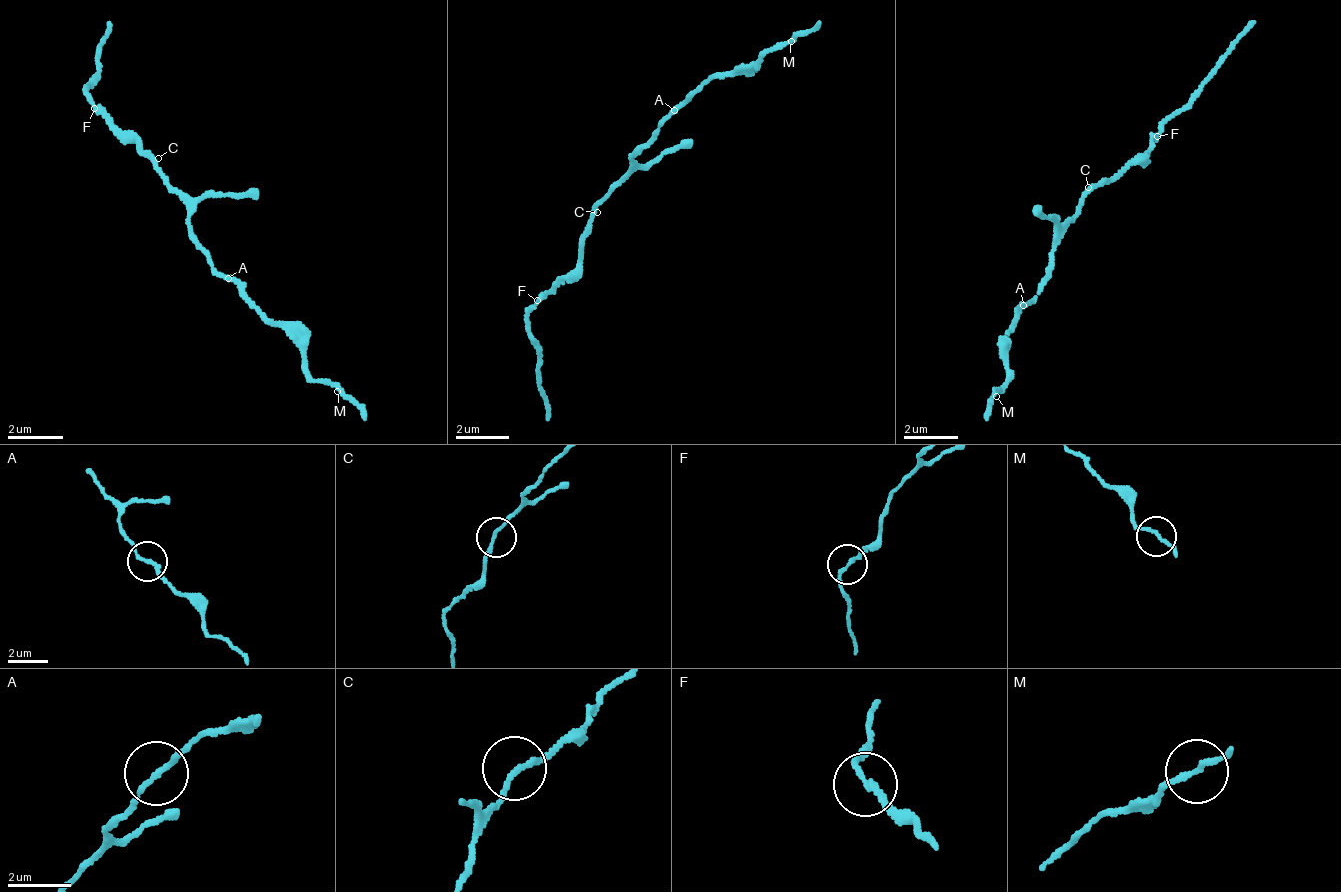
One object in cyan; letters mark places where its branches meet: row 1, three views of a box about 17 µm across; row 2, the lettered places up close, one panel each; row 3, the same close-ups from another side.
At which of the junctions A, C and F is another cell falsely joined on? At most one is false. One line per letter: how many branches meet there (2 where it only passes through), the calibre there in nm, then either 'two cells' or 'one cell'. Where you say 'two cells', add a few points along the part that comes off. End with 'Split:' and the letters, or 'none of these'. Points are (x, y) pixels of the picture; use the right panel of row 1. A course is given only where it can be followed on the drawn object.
A: 2 | 170 nm | one cell
C: 2 | 160 nm | one cell
F: 2 | 170 nm | one cell
Split: none of these

